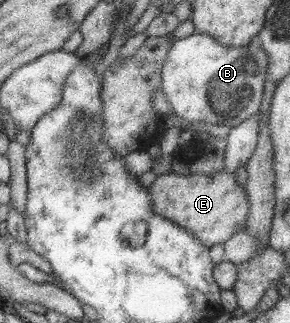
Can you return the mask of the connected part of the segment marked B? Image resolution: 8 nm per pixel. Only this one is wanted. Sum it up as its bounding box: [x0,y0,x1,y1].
[162,31,268,126]

